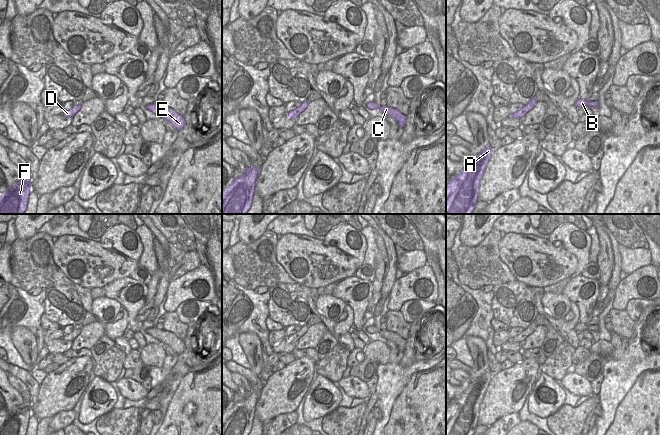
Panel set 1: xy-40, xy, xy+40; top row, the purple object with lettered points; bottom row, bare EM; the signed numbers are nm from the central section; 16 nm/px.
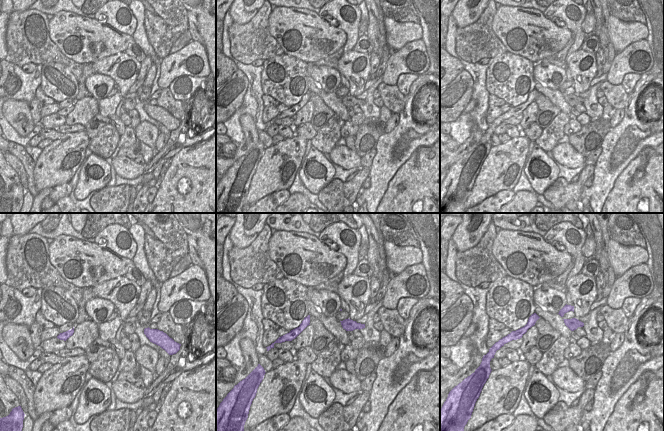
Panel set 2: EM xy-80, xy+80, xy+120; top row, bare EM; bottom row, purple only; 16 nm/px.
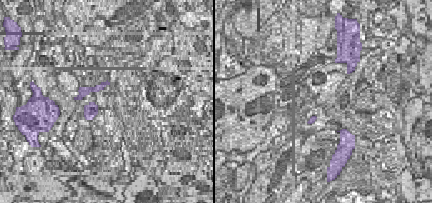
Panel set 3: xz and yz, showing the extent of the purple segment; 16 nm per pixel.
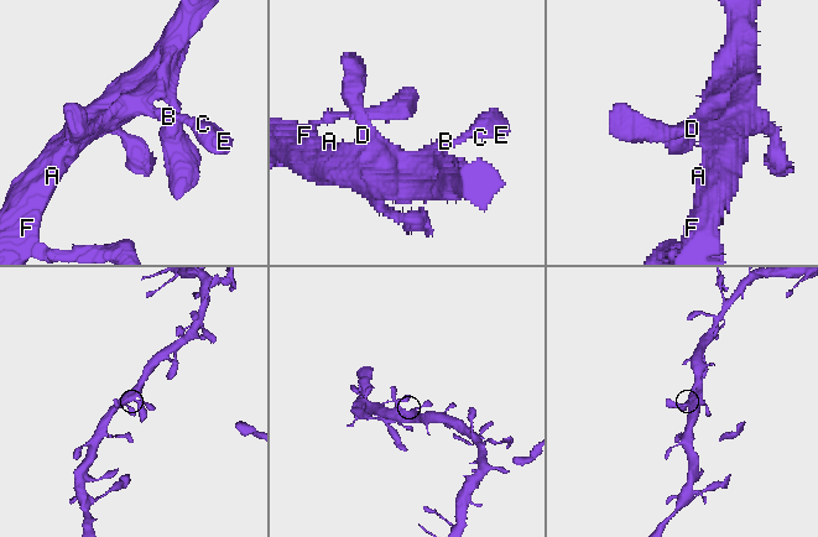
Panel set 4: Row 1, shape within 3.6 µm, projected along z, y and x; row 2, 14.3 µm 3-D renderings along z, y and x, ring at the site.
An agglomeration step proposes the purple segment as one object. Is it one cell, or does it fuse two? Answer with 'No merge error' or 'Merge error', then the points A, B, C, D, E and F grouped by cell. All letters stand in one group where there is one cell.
No merge error. Groups: A B C D E F.

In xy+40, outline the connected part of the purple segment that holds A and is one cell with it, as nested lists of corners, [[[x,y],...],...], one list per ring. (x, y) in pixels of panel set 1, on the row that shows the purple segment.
[[[491,146],[471,156],[458,176],[446,184],[446,214],[471,214],[478,201],[480,181],[493,153]]]

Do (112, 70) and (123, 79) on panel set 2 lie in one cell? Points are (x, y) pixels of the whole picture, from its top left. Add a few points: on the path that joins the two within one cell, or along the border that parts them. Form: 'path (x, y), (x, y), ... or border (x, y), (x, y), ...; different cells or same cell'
path (115, 72), (120, 77); same cell

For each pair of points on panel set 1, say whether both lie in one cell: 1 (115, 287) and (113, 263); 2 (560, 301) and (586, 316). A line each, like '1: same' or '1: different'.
1: different
2: different

